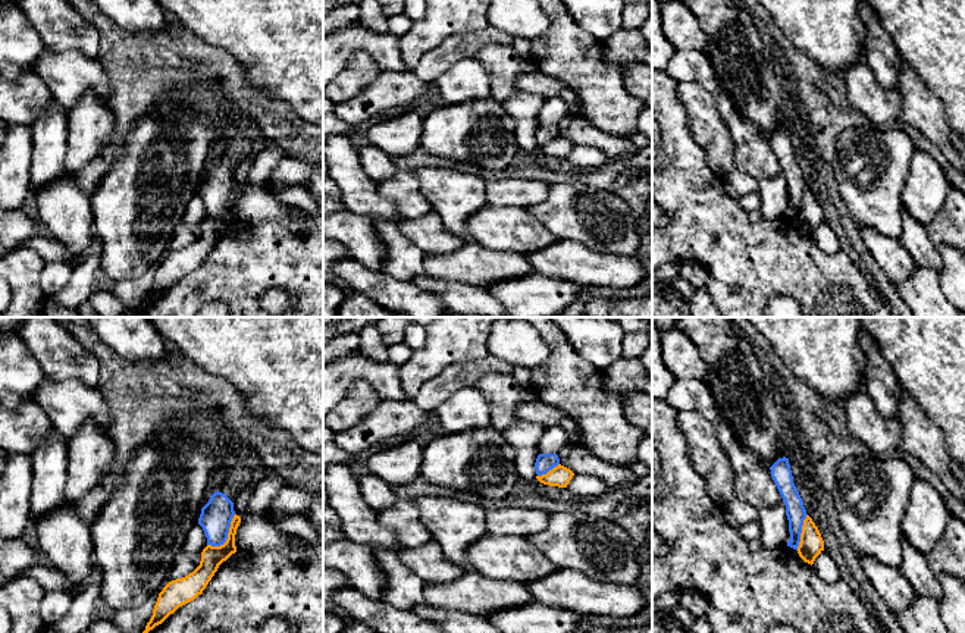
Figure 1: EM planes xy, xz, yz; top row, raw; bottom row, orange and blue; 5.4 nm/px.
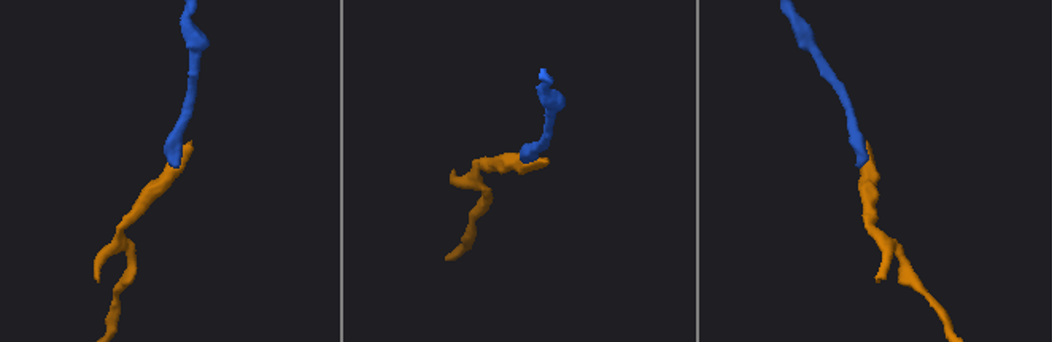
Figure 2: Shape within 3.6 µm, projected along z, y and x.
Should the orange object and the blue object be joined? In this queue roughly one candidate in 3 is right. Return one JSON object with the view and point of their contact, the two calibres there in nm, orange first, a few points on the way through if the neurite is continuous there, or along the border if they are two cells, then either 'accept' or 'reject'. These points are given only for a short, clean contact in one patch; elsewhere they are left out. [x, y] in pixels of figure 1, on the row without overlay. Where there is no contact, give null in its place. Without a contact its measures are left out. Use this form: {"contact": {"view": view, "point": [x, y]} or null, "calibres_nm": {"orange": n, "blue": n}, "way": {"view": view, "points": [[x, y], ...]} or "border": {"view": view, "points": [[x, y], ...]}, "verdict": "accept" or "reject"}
{"contact": {"view": "xy", "point": [228, 207]}, "calibres_nm": {"orange": 120, "blue": 170}, "border": {"view": "xy", "points": [[235, 185], [228, 209], [219, 216], [207, 216]]}, "verdict": "reject"}

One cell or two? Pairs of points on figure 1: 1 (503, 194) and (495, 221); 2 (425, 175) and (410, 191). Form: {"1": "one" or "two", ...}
{"1": "two", "2": "two"}

